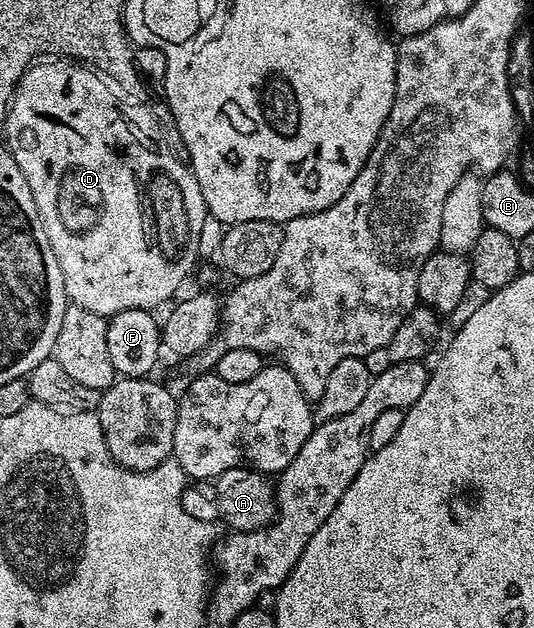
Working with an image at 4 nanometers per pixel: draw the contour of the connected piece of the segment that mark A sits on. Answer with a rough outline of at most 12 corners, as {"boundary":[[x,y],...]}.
{"boundary":[[253,468],[189,483],[190,518],[233,532],[276,519],[273,481]]}

